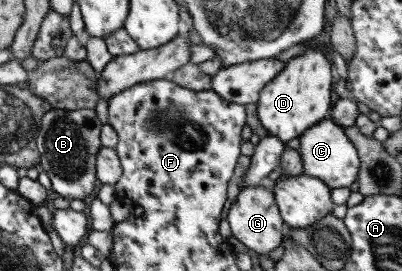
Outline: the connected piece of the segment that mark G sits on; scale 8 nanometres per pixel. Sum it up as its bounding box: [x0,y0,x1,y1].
[226,185,284,255]

